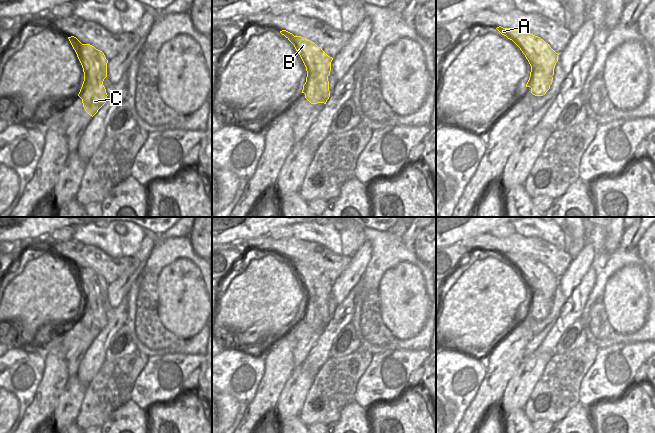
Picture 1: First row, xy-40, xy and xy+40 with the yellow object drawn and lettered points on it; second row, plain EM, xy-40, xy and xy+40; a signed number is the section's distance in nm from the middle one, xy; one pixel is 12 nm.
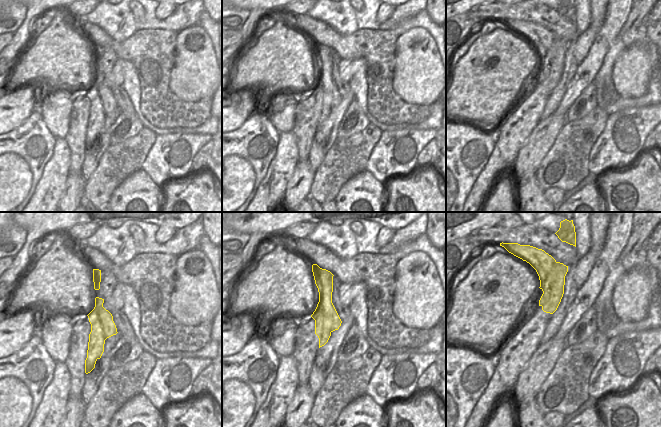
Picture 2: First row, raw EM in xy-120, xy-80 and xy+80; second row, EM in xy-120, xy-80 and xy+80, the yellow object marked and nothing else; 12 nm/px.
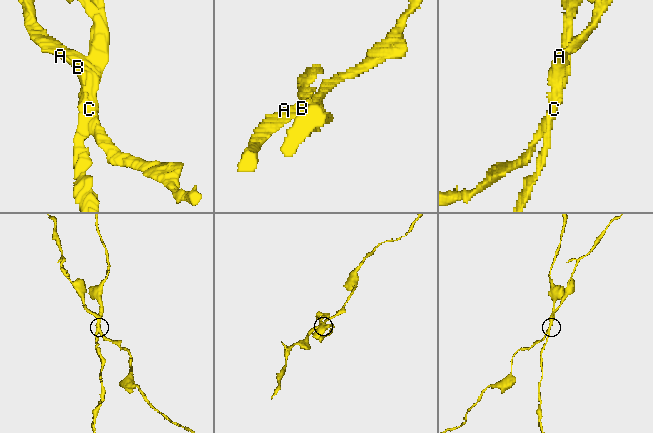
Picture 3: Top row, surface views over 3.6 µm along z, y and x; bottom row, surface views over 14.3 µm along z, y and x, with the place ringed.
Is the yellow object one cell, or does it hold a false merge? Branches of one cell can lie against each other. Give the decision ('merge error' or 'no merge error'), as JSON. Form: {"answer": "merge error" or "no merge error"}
{"answer": "merge error"}

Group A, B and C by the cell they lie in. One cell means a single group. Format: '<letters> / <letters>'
A B / C

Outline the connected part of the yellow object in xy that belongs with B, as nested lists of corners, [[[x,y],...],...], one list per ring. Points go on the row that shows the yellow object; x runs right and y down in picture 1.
[[[282,30],[280,33],[294,45],[306,67],[307,74],[315,74],[322,97],[328,100],[330,97],[328,76],[331,71],[329,56],[321,47],[318,47],[314,42],[306,38],[294,36],[286,30]]]

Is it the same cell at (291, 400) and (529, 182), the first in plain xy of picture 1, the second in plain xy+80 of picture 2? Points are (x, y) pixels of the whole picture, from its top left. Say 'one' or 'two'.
two

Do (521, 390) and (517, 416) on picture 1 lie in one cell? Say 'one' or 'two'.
two

